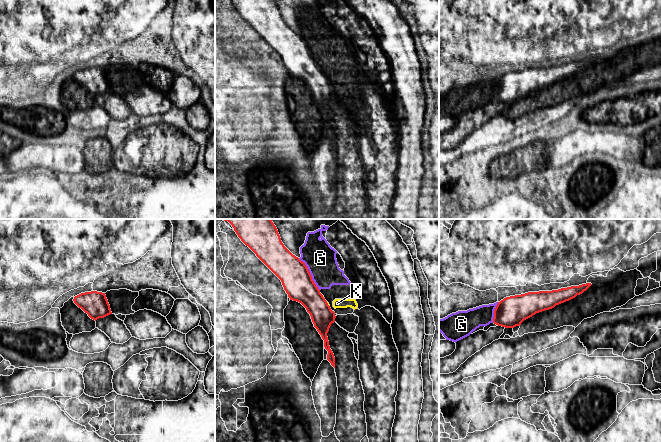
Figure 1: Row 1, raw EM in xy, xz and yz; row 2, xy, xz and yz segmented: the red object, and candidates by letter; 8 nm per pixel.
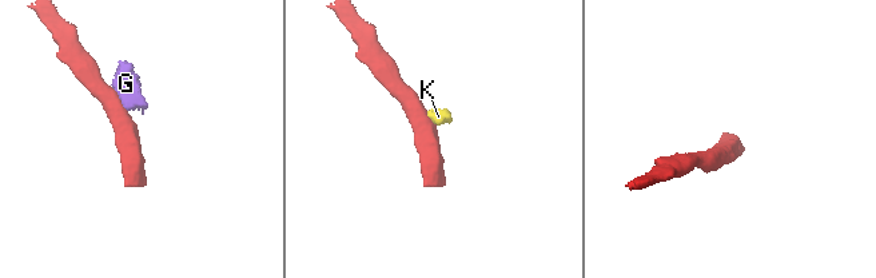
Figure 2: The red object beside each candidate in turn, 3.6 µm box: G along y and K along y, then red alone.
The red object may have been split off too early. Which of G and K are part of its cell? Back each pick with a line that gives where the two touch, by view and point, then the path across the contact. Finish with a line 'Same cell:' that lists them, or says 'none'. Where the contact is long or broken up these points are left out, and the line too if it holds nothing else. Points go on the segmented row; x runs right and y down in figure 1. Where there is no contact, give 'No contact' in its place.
Same cell: none

